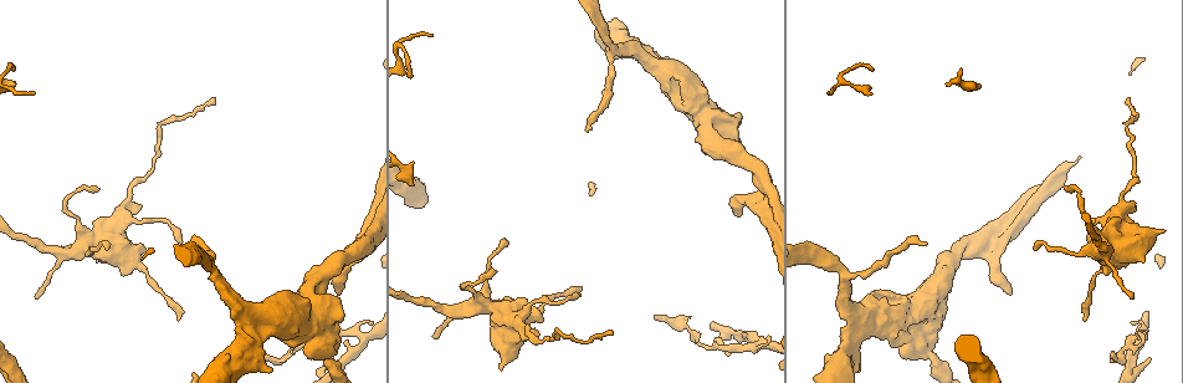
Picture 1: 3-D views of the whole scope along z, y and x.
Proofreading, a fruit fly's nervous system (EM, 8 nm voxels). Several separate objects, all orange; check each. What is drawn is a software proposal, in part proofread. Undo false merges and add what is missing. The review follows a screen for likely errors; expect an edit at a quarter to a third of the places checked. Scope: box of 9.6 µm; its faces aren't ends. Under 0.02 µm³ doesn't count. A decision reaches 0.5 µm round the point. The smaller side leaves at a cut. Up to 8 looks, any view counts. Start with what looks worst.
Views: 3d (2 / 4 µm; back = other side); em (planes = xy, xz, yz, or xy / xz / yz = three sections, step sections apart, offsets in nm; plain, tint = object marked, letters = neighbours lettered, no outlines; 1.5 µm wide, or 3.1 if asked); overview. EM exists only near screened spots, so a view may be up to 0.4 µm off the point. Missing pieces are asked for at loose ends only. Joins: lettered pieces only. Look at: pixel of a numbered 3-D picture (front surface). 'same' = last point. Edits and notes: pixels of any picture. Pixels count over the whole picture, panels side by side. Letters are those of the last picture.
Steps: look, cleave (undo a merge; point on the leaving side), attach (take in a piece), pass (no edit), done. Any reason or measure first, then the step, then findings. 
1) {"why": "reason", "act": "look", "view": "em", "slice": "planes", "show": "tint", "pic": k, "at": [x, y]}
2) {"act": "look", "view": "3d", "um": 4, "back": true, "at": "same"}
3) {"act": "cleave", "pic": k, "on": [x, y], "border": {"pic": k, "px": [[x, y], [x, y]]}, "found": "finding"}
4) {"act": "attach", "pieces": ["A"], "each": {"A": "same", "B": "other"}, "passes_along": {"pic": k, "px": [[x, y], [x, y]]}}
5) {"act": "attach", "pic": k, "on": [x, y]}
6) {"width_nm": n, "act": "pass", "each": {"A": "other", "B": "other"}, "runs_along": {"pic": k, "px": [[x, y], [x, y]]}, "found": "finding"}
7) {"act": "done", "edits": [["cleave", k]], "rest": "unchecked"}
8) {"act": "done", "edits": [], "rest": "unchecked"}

{"why": "an open end", "act": "look", "view": "em", "slice": "yz", "step": 4, "show": "letters", "pic": 1, "at": [728, 353]}

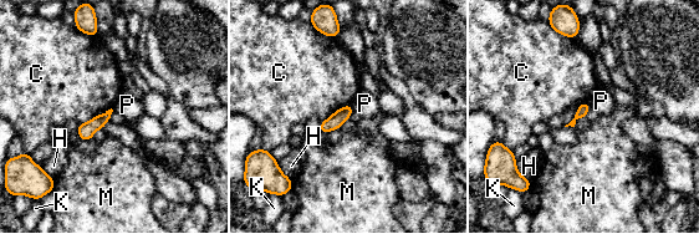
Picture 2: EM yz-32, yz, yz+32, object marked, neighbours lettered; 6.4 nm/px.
{"longest_contact_nm": ["C", 240], "act": "pass", "each": {"C": "other", "H": "other", "K": "other", "M": "other", "P": "other"}, "border": {"pic": 2, "px": [[111, 107], [80, 125]]}, "found": "none of them fits"}

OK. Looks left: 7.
{"why": "an open end", "act": "look", "view": "3d", "um": 2, "pic": 1, "at": [1132, 296]}

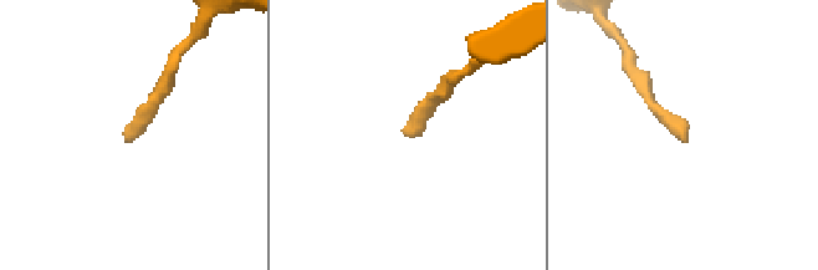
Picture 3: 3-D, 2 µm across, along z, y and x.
{"why": "now the EM", "act": "look", "view": "em", "slice": "planes", "show": "tint", "pic": 3, "at": [682, 135]}

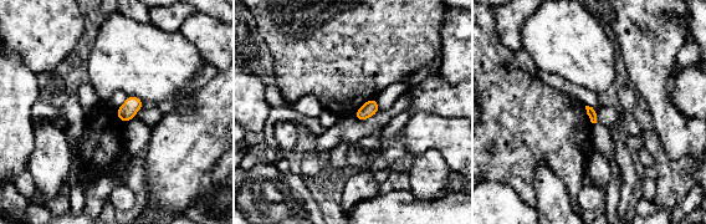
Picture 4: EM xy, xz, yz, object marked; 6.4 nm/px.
{"why": "what lies round it", "act": "look", "view": "em", "slice": "planes", "show": "letters", "at": "same"}

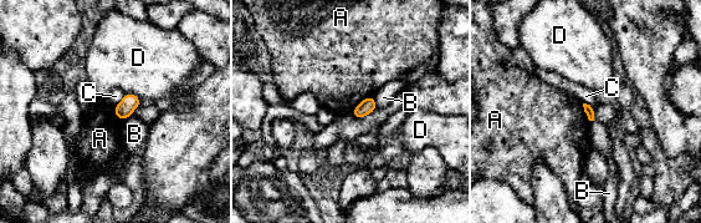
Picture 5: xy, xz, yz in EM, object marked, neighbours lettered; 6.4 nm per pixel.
{"act": "pass", "each": {"A": "other", "B": "other", "C": "other", "D": "other"}, "found": "none of them fits"}

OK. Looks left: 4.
{"why": "thin end", "act": "look", "view": "em", "slice": "planes", "show": "letters", "pic": 1, "at": [190, 239]}

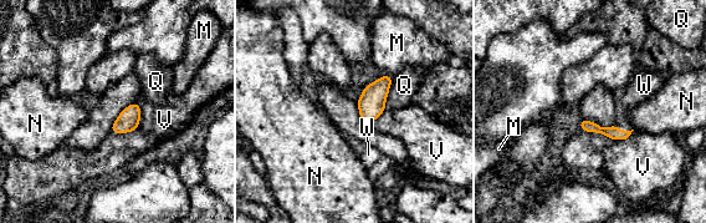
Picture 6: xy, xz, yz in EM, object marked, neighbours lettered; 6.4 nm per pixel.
{"act": "attach", "pieces": ["W"], "each": {"M": "other", "N": "other", "Q": "other", "V": "other", "W": "same"}, "passes_along": {"pic": 6, "px": [[613, 132], [622, 131], [635, 95]]}, "found": "the cell continues"}

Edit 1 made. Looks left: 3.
{"act": "done", "edits": [["attach", 6]], "rest": "unchecked"}

